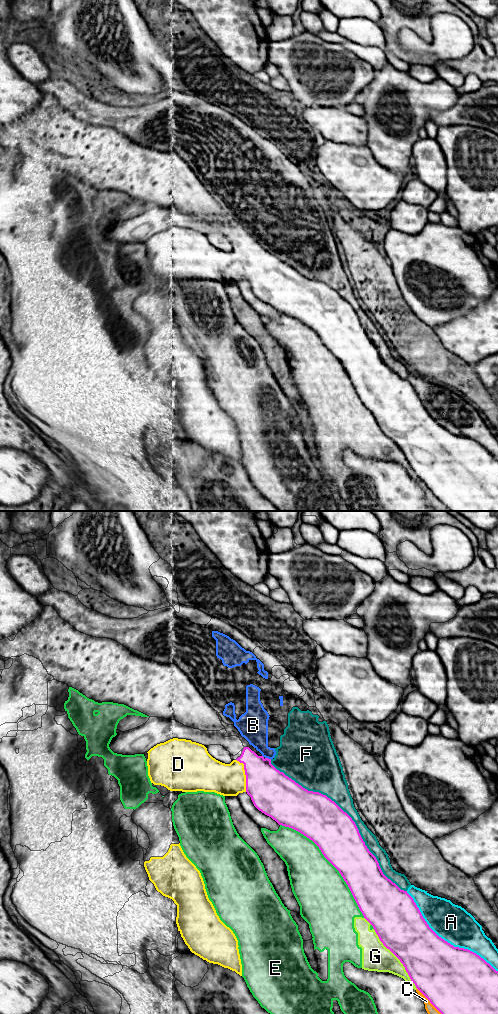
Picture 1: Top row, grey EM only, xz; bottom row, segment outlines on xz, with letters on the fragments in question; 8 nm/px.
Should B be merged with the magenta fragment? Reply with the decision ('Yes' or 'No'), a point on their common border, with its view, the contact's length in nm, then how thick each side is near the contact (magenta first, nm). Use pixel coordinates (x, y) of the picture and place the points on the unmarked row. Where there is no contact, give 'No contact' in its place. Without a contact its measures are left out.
No. Touches magenta at xz (267, 246). Shared border 50 nm. Thickness 320 nm (magenta) against 200 nm

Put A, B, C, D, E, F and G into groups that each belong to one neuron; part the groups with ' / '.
A / B F / C E G / D

